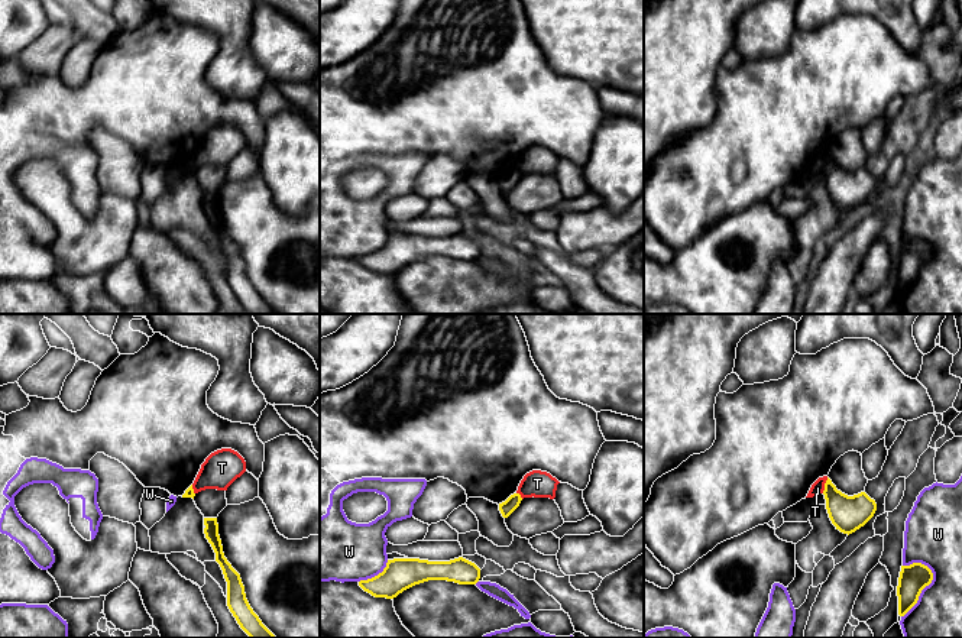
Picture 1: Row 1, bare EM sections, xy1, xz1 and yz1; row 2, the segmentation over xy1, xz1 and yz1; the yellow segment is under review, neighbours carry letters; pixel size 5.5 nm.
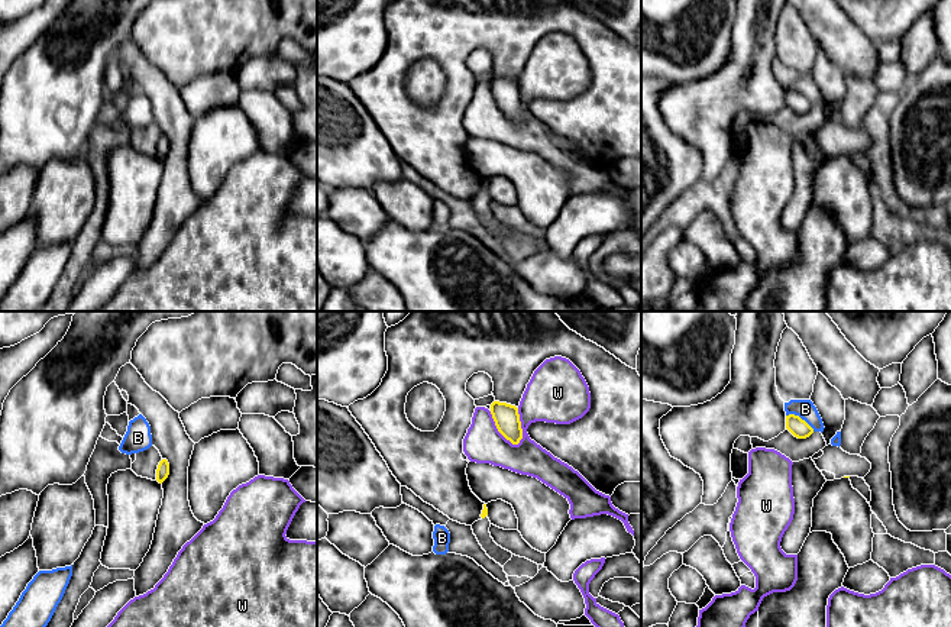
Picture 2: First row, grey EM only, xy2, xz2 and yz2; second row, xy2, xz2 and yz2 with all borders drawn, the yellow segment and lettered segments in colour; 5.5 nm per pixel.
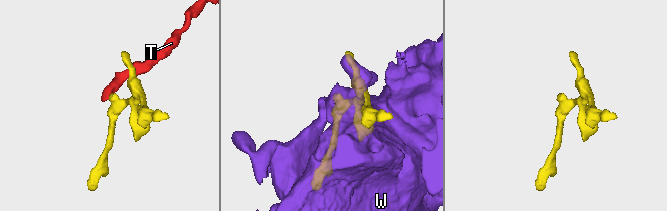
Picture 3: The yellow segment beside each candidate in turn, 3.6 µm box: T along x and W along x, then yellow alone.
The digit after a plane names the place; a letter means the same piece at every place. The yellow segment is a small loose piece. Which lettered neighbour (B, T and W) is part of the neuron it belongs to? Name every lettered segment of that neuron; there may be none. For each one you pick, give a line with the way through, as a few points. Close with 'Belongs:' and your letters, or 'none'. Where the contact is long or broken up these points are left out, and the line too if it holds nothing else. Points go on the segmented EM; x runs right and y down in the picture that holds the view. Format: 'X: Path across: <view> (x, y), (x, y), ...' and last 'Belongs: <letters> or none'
Belongs: none

